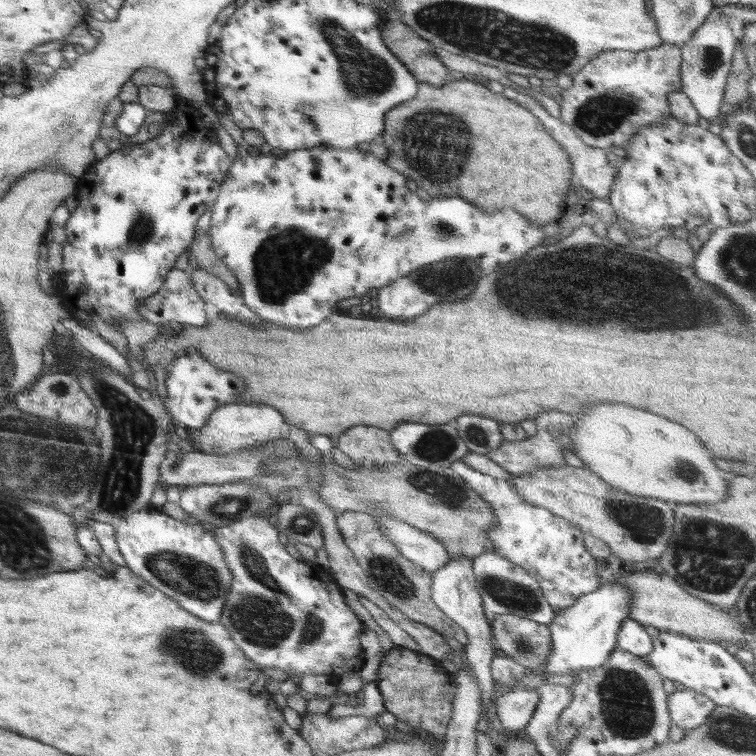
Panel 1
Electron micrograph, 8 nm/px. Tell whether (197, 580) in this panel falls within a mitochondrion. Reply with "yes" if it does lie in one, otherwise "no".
yes

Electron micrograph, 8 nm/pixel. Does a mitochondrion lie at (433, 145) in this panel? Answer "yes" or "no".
yes

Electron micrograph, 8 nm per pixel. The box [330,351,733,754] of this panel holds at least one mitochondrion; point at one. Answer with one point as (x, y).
(628, 706)

